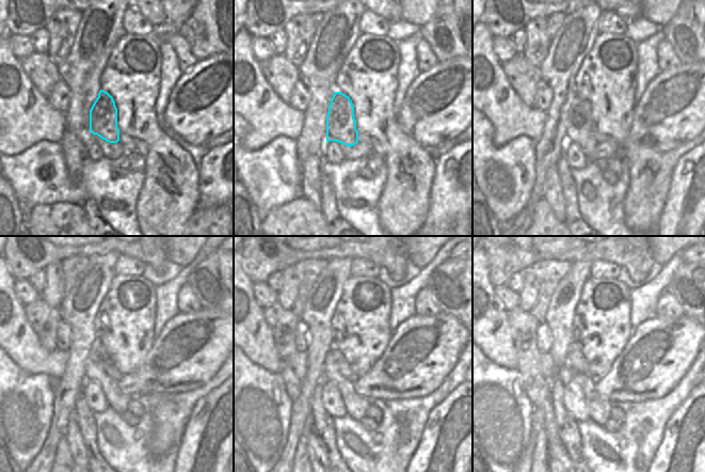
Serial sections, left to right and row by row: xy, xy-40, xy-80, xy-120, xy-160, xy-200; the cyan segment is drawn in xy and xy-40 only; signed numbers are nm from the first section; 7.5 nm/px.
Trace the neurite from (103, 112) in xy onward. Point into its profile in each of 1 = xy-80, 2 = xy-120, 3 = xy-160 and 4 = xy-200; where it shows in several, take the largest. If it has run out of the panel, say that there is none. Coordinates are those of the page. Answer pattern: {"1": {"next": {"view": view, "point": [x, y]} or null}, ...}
{"1": {"next": {"view": "xy-80", "point": [579, 127]}}, "2": {"next": {"view": "xy-120", "point": [98, 366]}}, "3": {"next": {"view": "xy-160", "point": [356, 406]}}, "4": {"next": {"view": "xy-200", "point": [598, 407]}}}

